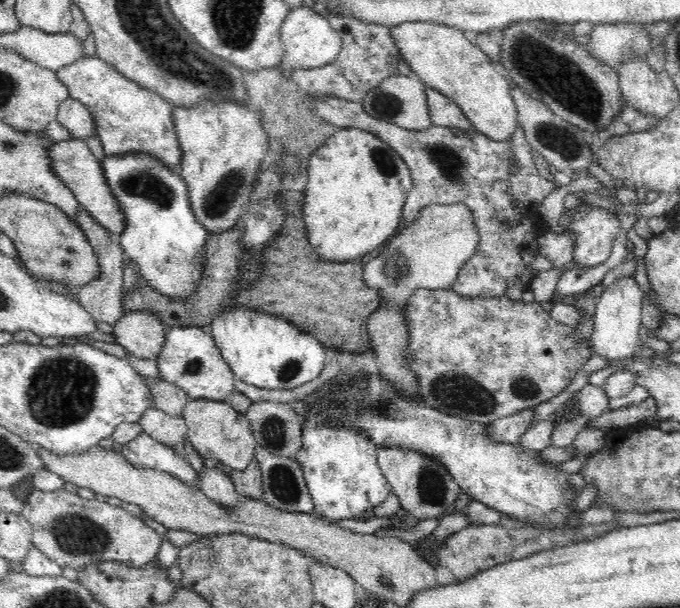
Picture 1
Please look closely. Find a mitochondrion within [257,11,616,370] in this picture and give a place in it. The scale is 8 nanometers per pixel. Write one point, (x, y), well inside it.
(557, 77)

